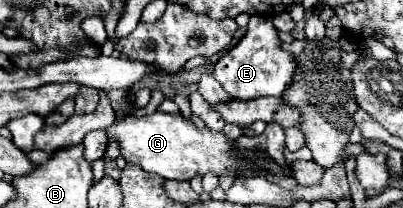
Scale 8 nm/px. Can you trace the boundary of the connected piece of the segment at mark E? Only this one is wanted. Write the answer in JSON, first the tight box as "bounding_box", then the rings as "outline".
{"bounding_box":[212,16,296,98],"outline":[[[252,16],[244,38],[216,62],[212,74],[232,98],[260,98],[270,94],[282,96],[284,90],[292,84],[294,72],[296,64],[292,54],[280,48],[278,30],[274,28],[272,20]]]}

